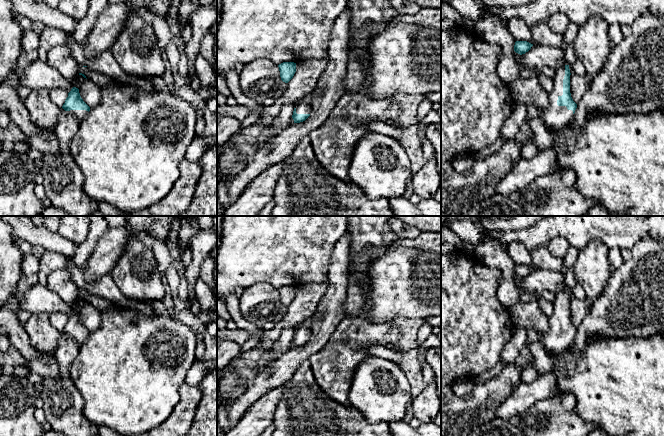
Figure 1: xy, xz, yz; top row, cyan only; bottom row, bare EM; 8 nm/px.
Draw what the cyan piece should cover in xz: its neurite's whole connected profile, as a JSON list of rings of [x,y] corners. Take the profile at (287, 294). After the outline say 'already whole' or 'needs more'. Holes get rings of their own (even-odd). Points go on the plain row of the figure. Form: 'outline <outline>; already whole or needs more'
outline [[[283,286],[278,289],[280,295],[281,304],[288,307],[296,296],[296,287],[294,286]]]; already whole

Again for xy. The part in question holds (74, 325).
outline [[[73,311],[68,317],[68,321],[66,322],[62,332],[80,345],[82,345],[90,335],[90,331],[83,325],[79,313],[76,311]]]; needs more

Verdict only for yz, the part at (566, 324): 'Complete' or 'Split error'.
Split error

